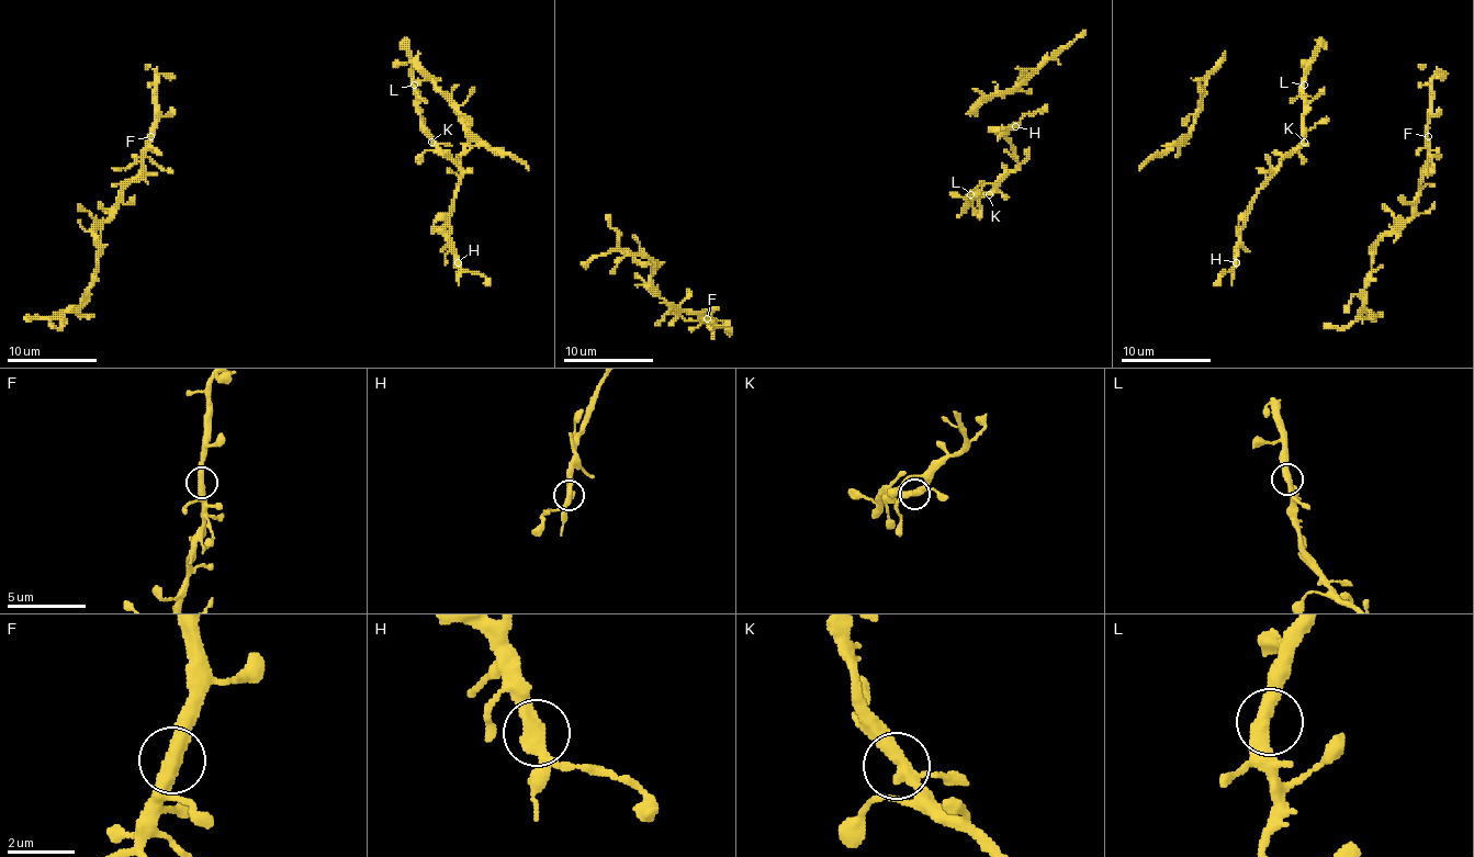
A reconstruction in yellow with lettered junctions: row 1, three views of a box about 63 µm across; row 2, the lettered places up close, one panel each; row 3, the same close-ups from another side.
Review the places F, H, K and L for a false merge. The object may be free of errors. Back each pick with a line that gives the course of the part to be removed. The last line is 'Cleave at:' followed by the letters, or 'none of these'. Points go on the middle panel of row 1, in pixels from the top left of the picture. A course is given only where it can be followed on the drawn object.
Cleave at: none of these

